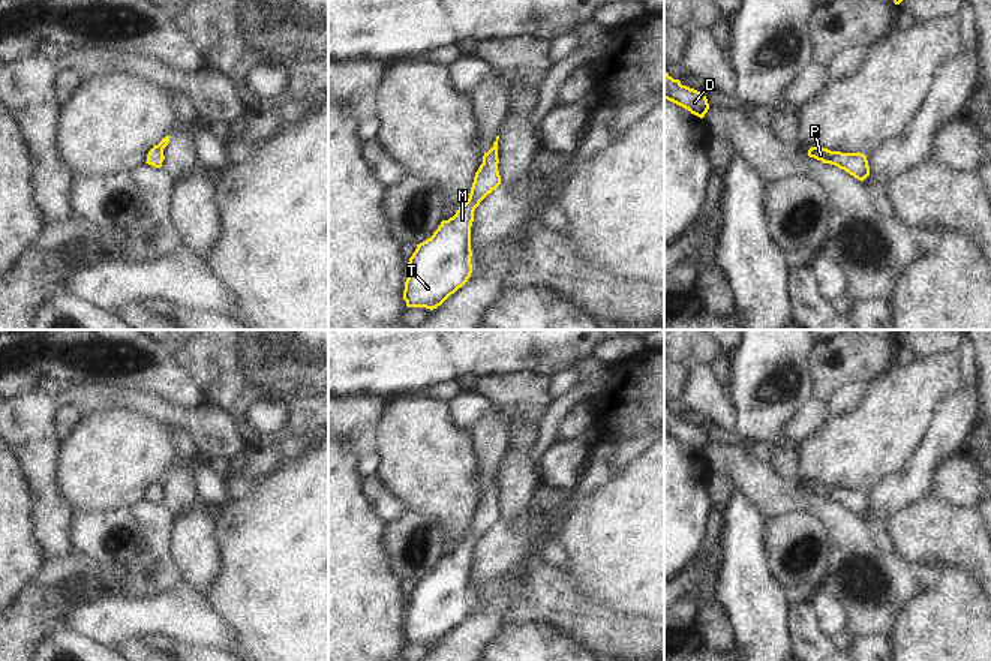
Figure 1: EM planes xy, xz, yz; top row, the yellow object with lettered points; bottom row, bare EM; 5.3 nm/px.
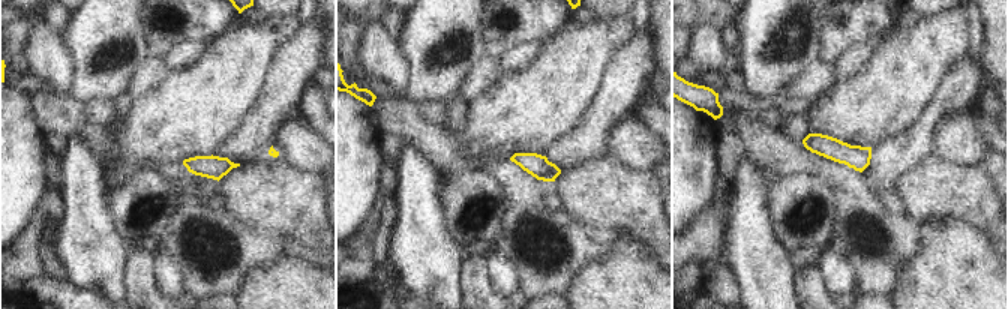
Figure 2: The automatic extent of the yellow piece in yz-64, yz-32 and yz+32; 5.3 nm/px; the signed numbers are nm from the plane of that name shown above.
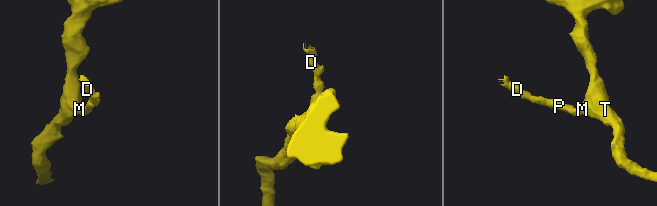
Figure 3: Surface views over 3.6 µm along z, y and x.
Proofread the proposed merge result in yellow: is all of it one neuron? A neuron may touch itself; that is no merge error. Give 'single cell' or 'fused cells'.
single cell

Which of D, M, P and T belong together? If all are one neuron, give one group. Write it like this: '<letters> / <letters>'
D M P T

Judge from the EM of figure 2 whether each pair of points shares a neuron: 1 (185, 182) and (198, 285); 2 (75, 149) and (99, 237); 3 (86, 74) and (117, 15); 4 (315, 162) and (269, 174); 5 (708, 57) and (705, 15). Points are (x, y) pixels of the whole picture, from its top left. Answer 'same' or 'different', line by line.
1: same
2: same
3: same
4: different
5: different

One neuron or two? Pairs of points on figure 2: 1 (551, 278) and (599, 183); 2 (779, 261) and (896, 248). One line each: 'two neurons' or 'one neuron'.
1: two neurons
2: two neurons

